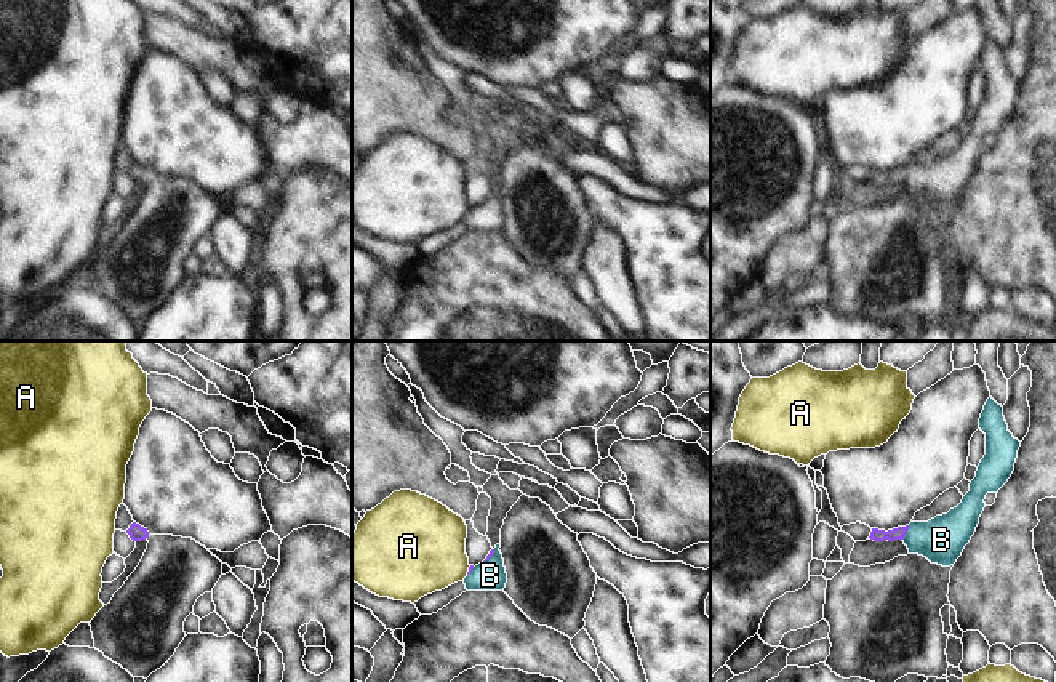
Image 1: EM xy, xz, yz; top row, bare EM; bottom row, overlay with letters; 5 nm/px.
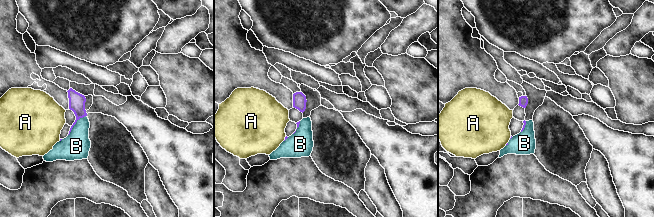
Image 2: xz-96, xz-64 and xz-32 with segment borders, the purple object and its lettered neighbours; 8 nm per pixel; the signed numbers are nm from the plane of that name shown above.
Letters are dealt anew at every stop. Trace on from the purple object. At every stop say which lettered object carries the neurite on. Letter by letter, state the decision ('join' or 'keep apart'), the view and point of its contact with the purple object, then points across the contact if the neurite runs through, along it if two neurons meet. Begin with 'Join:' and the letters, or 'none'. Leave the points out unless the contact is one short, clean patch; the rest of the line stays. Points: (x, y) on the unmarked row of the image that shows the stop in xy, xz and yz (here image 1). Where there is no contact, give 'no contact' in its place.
Join: B
A: keep apart | xz (469, 212) | along xz (471, 207), (466, 215)
B: join | yz (906, 173) | across yz (896, 175), (906, 173), (920, 180), (941, 181)

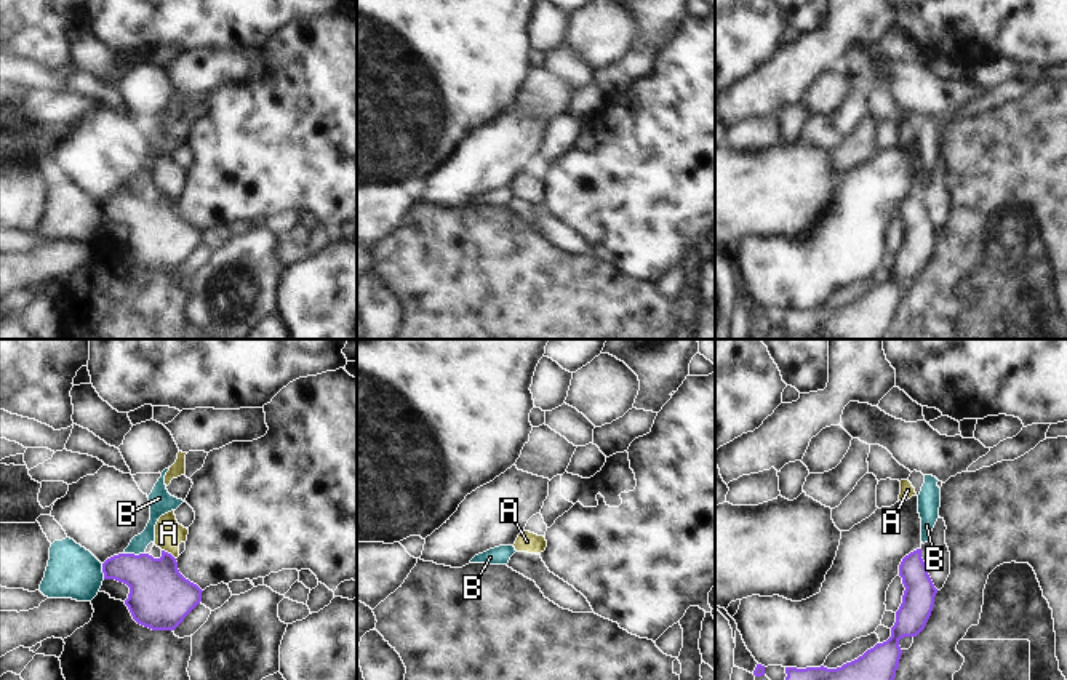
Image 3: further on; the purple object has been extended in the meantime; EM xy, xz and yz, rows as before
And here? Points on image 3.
Join: none
A: keep apart | xy (167, 194) | along xy (162, 191), (175, 200)
B: keep apart | xy (133, 196) | along xy (125, 194), (143, 196)

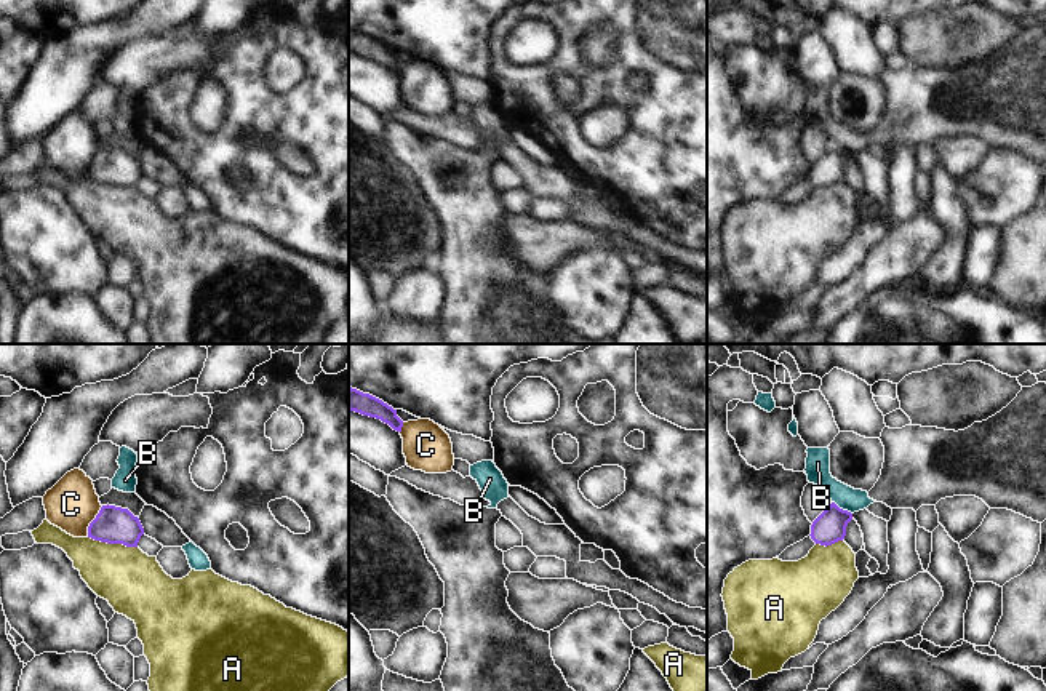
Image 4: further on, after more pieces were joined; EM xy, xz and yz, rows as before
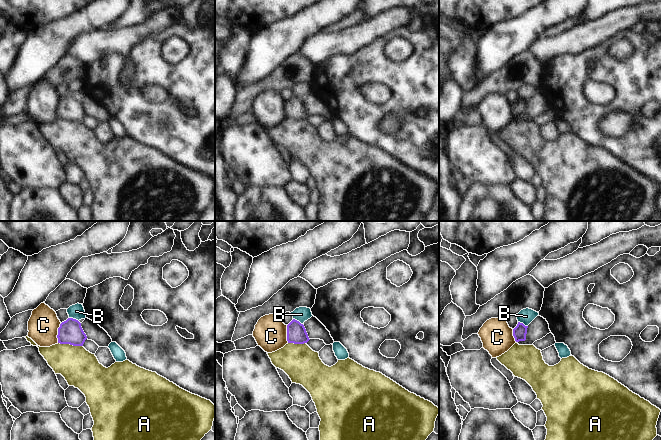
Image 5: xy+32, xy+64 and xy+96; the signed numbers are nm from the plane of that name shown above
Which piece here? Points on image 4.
Join: none
A: keep apart | xy (112, 184)
B: keep apart | yz (842, 151) | along yz (832, 143), (851, 155)
C: keep apart | xy (91, 163) | along xy (103, 147), (90, 165), (87, 178)

